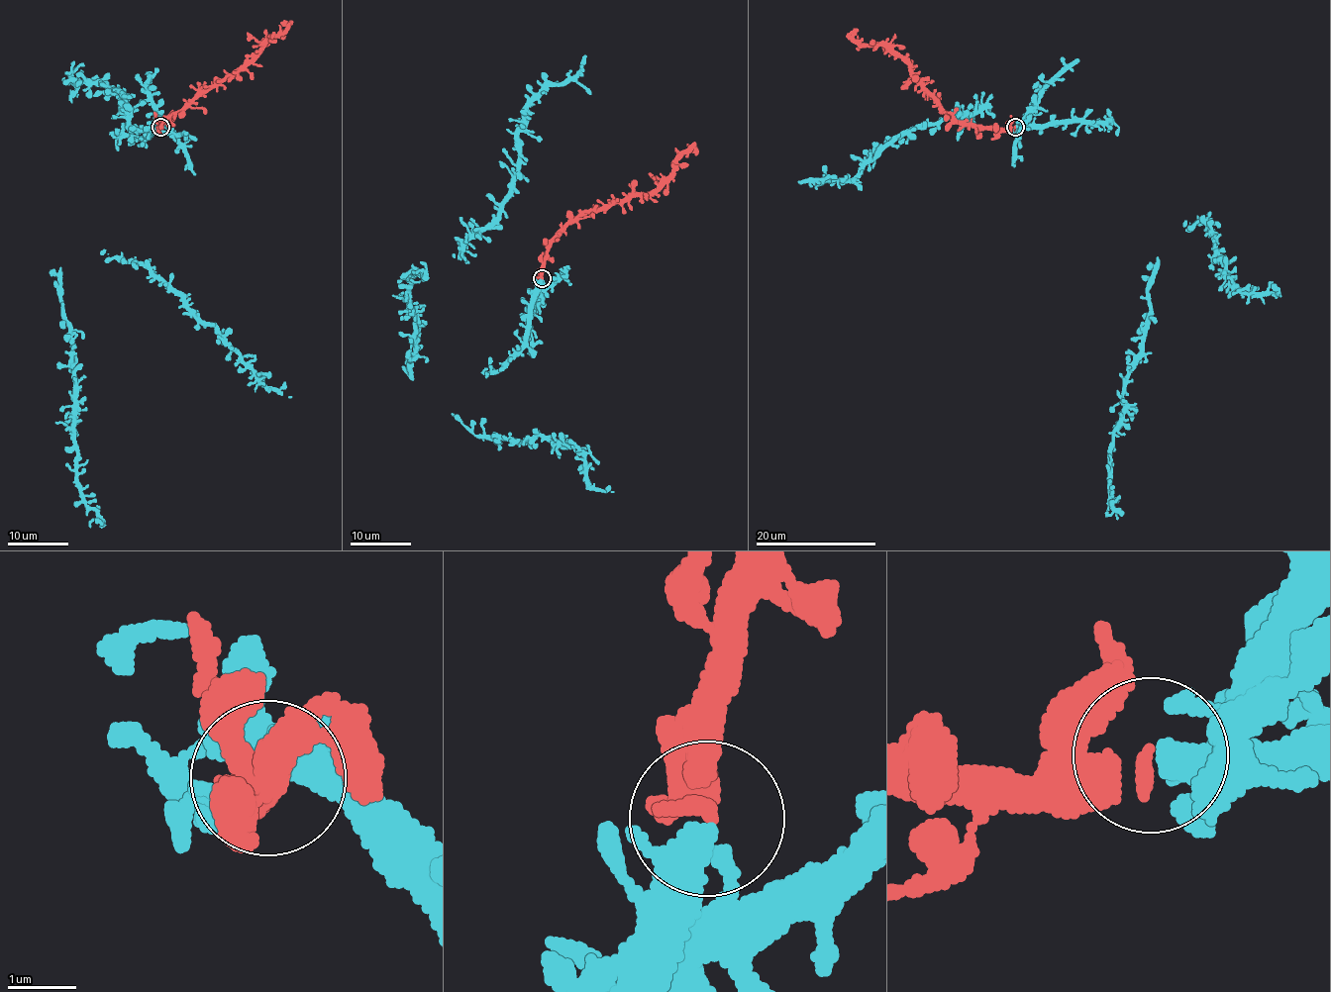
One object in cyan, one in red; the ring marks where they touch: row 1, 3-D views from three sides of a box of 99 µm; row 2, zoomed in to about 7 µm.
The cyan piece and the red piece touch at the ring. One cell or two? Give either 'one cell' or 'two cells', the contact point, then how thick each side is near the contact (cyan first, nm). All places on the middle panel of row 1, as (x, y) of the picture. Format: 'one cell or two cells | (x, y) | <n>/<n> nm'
one cell | (542, 278) | 320/280 nm

